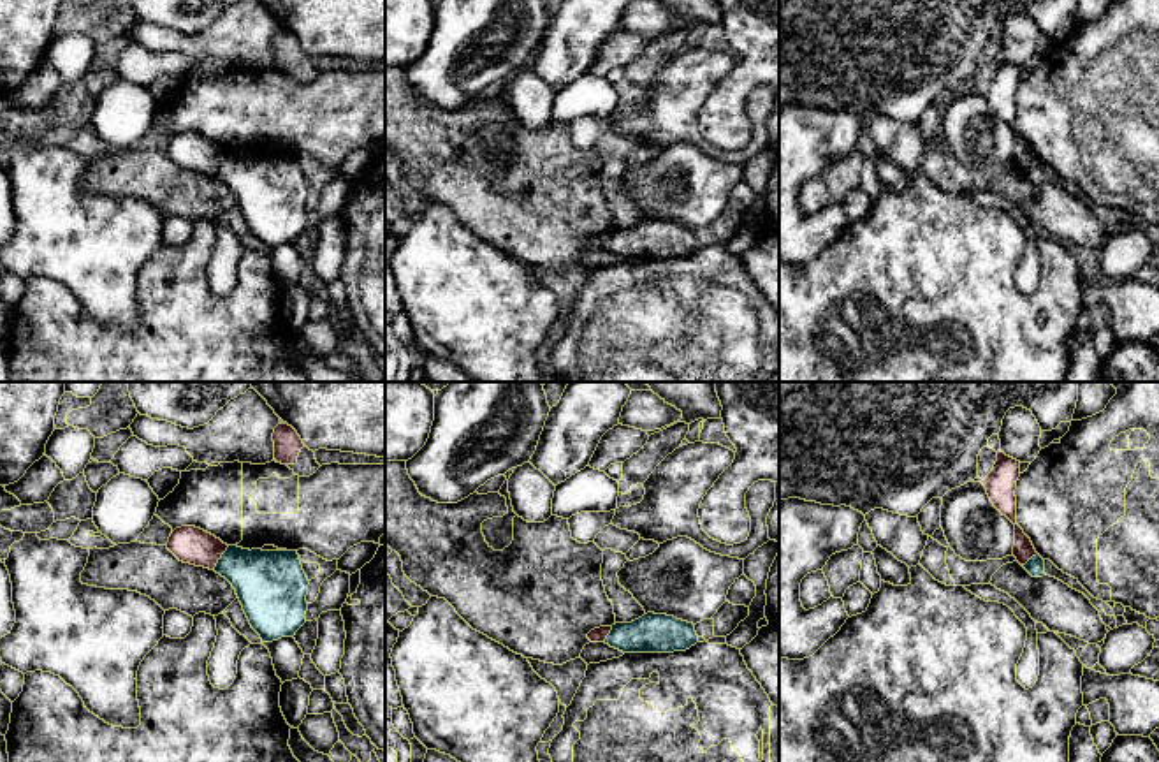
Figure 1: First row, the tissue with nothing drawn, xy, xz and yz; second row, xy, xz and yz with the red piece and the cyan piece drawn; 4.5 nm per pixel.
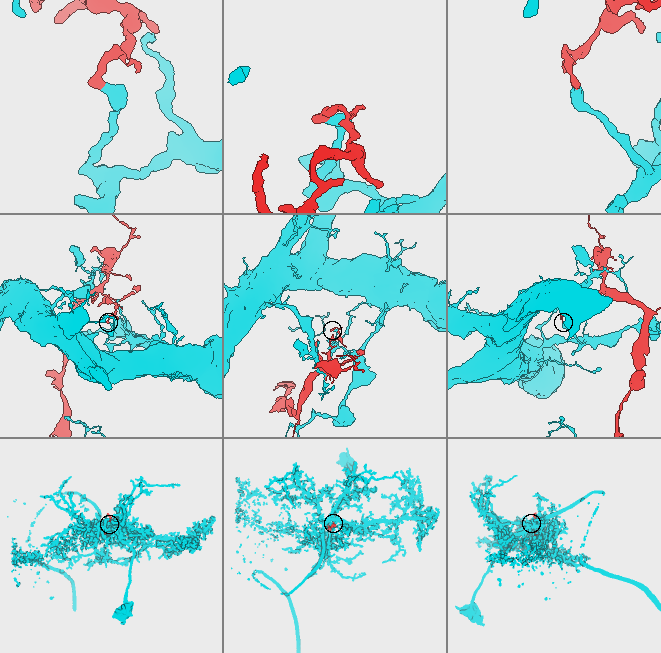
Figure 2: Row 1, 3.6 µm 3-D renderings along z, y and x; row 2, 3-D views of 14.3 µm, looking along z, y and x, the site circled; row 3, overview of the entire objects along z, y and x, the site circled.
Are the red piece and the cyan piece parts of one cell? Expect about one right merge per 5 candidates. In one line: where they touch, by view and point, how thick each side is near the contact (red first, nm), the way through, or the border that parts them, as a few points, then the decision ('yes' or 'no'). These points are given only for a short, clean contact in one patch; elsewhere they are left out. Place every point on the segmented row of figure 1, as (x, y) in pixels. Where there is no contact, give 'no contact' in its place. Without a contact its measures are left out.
meets red in xy at (220, 556); 170 nm thick on the red side, 300 nm on the other; no

